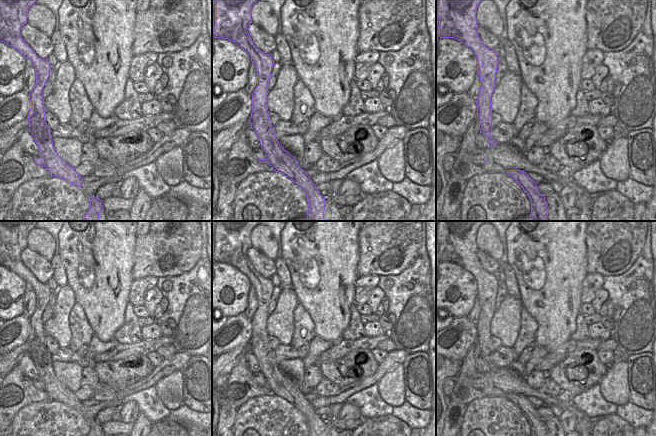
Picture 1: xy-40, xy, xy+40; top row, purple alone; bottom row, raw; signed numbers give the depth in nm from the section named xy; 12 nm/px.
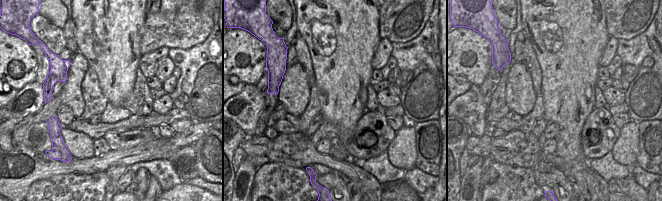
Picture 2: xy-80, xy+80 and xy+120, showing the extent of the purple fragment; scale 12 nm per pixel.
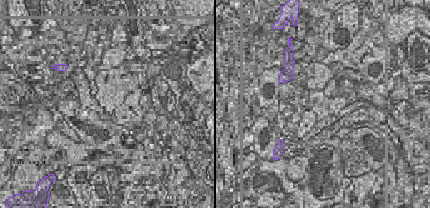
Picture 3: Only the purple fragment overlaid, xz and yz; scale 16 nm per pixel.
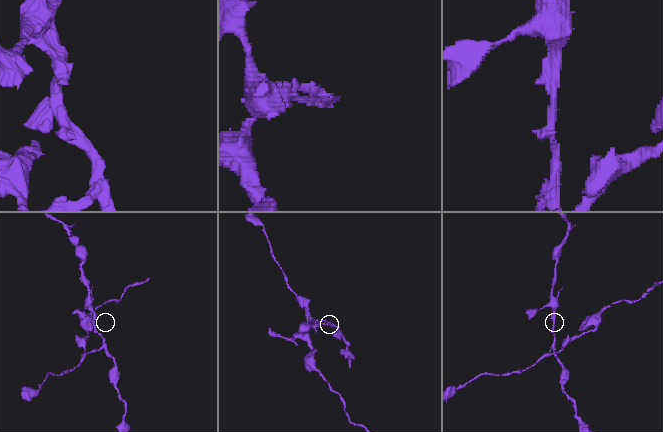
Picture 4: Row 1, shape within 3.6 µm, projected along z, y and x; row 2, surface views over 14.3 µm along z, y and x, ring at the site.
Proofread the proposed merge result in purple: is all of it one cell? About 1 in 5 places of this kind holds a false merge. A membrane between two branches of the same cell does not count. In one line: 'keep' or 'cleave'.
cleave

